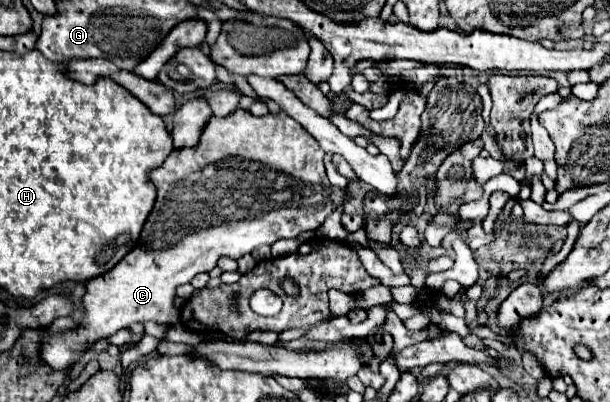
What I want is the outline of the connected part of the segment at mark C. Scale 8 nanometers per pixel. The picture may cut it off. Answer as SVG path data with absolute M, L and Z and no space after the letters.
M234 109L226 117L212 115L200 133L198 145L174 149L170 157L150 173L150 179L156 185L158 197L140 231L138 245L134 245L110 271L88 281L82 299L86 315L76 331L44 337L42 361L52 369L74 365L94 341L110 337L132 323L178 323L180 311L174 307L176 287L190 283L198 273L212 271L220 257L240 259L260 245L272 245L278 239L296 237L308 229L314 231L324 223L332 209L344 203L344 191L328 183L324 151L318 147L316 139L308 131L302 131L302 125L282 111L264 117L254 117L246 109Z

